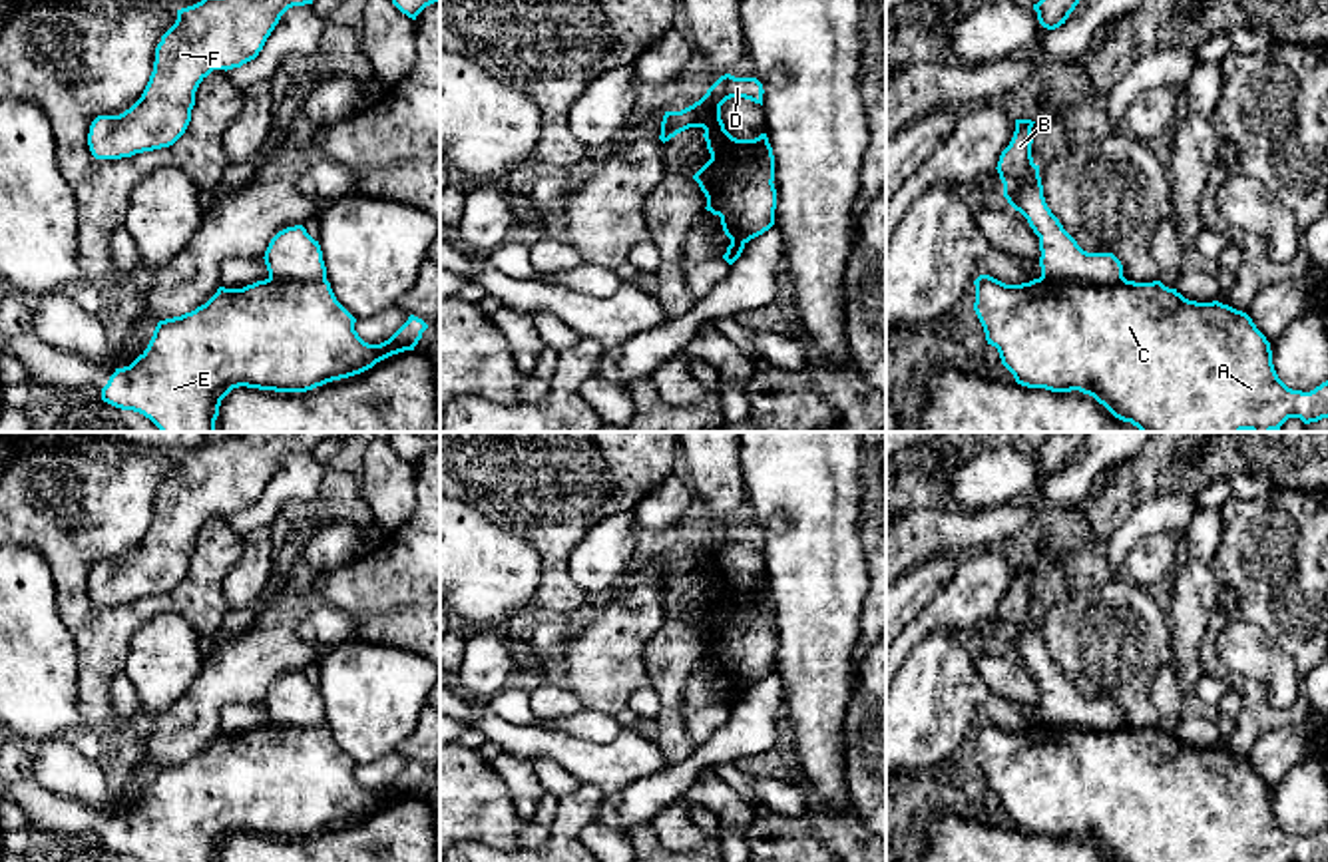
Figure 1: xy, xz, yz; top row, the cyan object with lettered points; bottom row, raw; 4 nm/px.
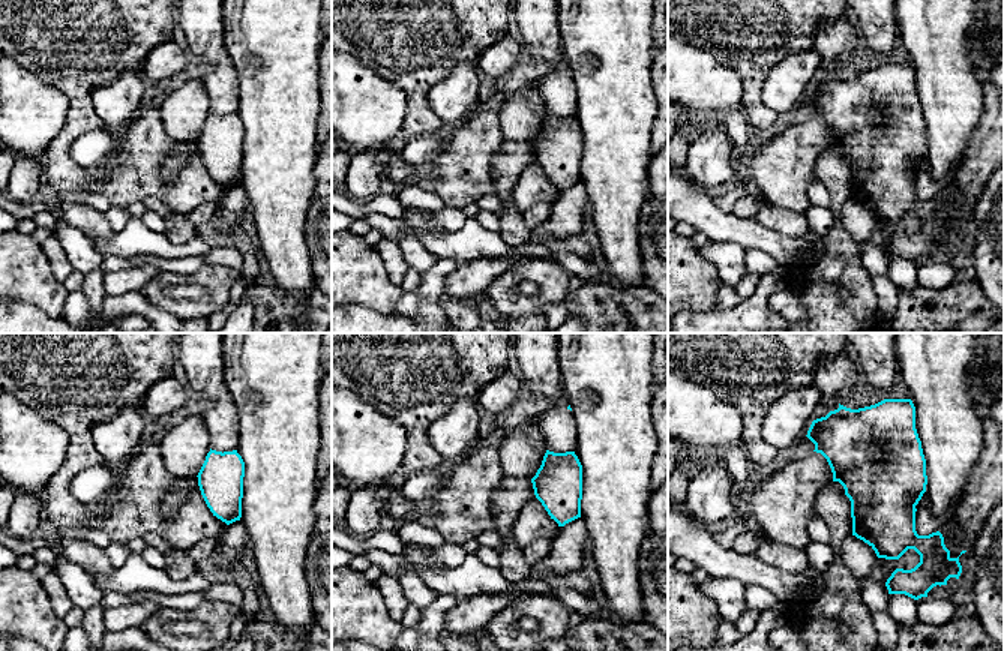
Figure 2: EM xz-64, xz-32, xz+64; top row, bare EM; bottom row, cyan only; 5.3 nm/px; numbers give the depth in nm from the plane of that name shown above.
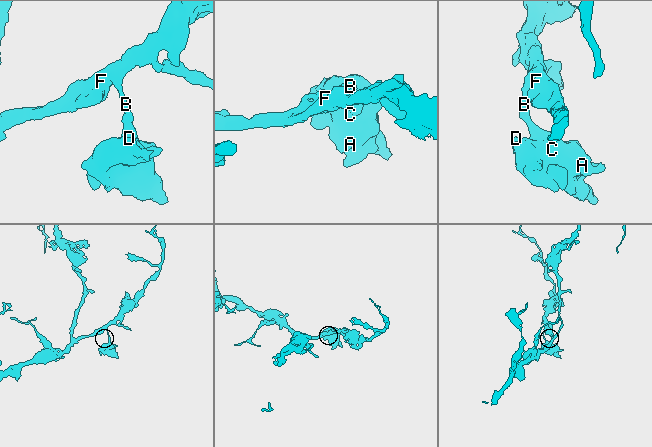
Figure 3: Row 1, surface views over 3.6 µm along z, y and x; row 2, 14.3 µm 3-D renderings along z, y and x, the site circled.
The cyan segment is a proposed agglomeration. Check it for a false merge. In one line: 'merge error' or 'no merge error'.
merge error

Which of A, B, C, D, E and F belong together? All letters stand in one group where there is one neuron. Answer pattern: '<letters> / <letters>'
A C D E / B F

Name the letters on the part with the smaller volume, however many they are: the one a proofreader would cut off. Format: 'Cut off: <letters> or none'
Cut off: A, C, D, E

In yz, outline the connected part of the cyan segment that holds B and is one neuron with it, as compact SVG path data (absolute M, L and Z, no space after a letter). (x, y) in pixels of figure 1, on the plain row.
M1015 565L1013 583L1001 597L996 615L1003 629L1003 643L1039 683L1041 723L1083 731L1117 731L1125 727L1123 711L1113 699L1083 697L1047 653L1039 611L1031 603L1033 569L1031 565Z

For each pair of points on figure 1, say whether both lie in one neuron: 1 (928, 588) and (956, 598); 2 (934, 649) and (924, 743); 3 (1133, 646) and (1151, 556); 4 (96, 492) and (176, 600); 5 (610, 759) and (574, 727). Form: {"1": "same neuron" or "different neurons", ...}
{"1": "different neurons", "2": "same neuron", "3": "different neurons", "4": "same neuron", "5": "different neurons"}

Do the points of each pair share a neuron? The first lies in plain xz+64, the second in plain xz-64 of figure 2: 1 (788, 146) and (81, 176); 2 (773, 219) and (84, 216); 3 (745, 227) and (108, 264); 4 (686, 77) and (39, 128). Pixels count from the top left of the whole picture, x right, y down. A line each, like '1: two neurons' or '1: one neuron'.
1: two neurons
2: two neurons
3: two neurons
4: one neuron

